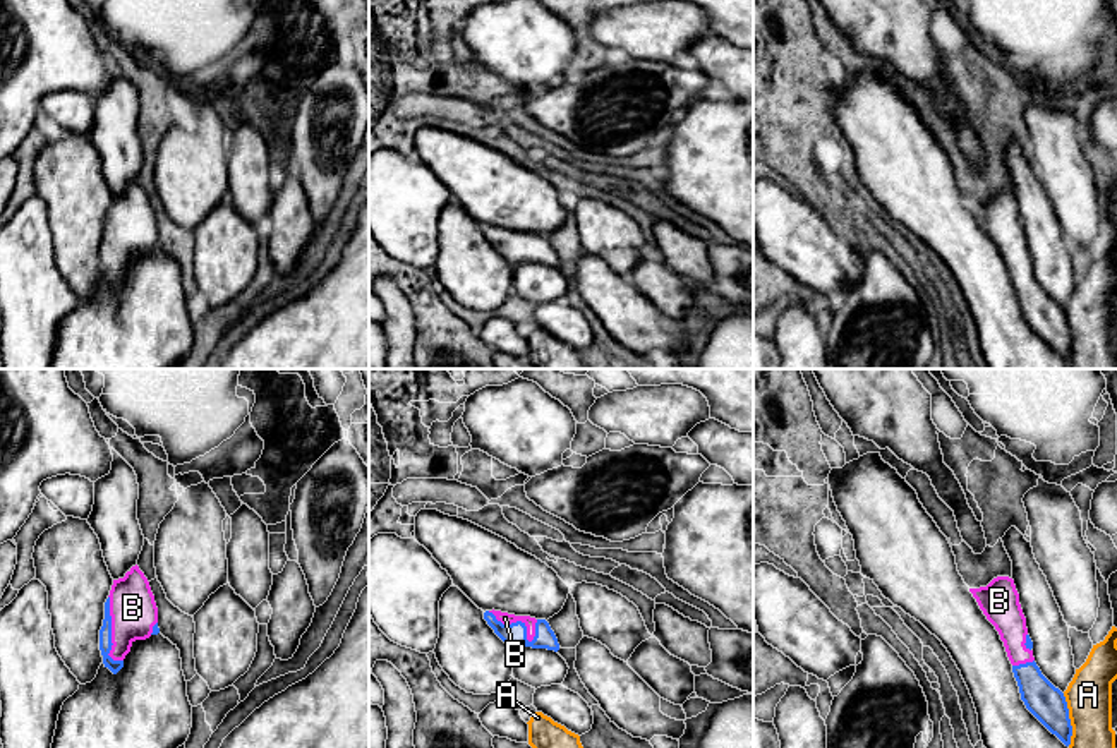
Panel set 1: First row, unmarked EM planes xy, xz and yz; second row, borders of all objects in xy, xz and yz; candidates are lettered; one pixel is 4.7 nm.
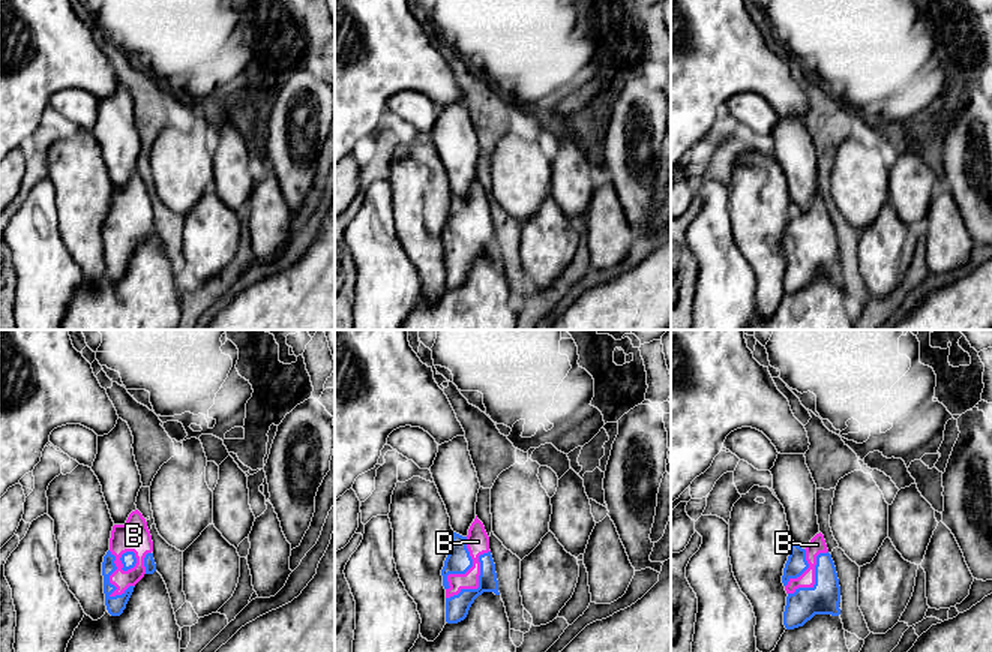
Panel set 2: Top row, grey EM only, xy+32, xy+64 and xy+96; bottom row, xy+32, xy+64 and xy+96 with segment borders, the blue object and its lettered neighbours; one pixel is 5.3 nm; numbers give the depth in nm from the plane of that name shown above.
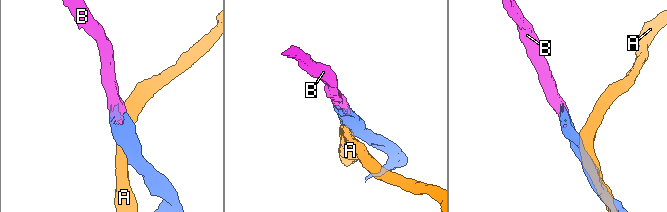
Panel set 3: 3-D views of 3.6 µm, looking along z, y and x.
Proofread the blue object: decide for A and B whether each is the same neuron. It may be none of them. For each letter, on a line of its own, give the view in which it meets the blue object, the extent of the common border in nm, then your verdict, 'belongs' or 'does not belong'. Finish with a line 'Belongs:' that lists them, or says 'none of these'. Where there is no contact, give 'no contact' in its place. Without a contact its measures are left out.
A: contact in yz; length 260 nm; does not belong
B: contact in xz; length 260 nm; belongs
Belongs: B

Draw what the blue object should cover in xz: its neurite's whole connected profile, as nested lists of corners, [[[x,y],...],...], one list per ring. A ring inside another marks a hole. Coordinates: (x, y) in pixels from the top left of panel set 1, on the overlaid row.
[[[486,611],[484,619],[494,633],[513,650],[522,647],[559,650],[558,638],[546,619]]]

